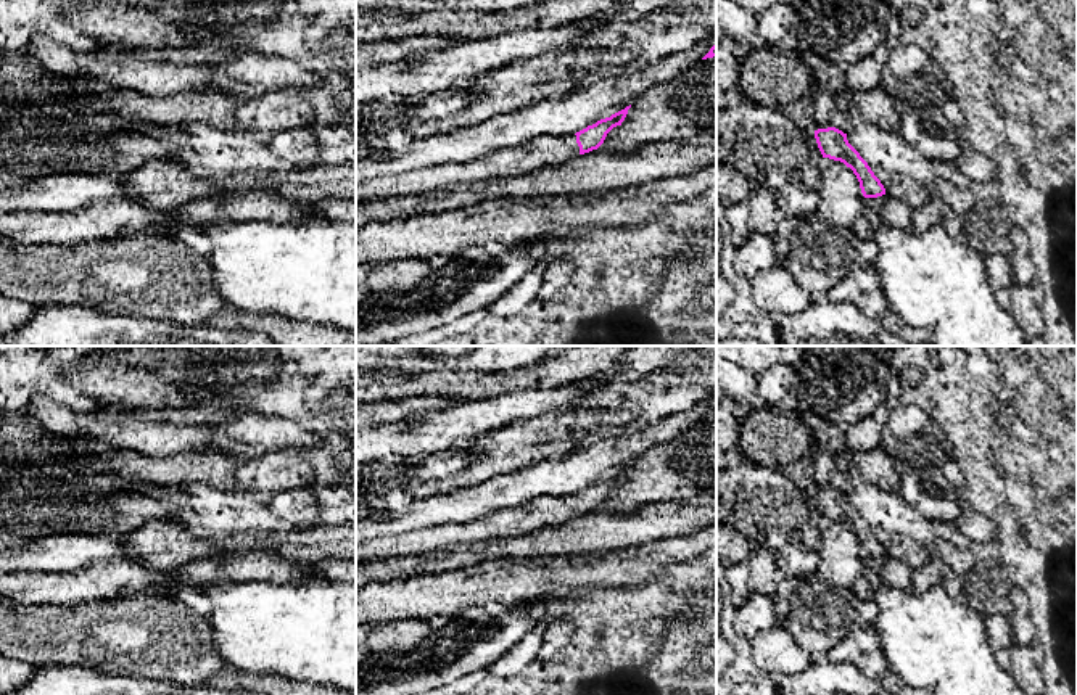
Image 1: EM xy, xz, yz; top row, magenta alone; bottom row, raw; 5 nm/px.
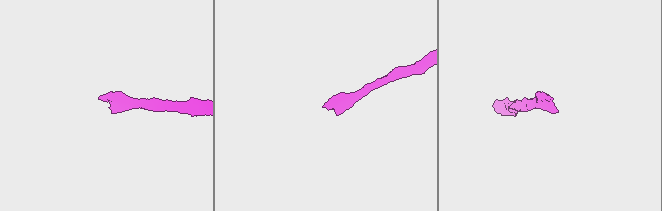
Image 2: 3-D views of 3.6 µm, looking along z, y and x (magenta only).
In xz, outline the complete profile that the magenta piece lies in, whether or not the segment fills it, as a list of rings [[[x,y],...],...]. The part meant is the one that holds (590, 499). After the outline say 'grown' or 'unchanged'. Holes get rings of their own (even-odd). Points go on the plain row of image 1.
[[[631,465],[575,496],[541,496],[515,508],[501,508],[473,521],[444,523],[359,542],[356,544],[356,566],[391,557],[415,557],[462,544],[520,537],[546,526],[567,523],[578,515],[597,510],[607,494],[621,486],[629,468]]] | grown

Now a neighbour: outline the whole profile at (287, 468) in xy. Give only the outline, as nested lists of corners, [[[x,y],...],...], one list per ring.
[[[280,449],[274,452],[258,452],[233,471],[237,491],[288,491],[311,486],[314,468],[301,450]]]

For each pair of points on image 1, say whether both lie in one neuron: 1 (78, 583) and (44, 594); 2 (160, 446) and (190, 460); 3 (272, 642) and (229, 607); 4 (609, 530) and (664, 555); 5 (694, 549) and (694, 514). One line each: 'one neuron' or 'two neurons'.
1: one neuron
2: two neurons
3: one neuron
4: two neurons
5: two neurons

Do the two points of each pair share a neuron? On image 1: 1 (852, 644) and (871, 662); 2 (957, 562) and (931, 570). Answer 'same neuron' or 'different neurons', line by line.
1: same neuron
2: different neurons

